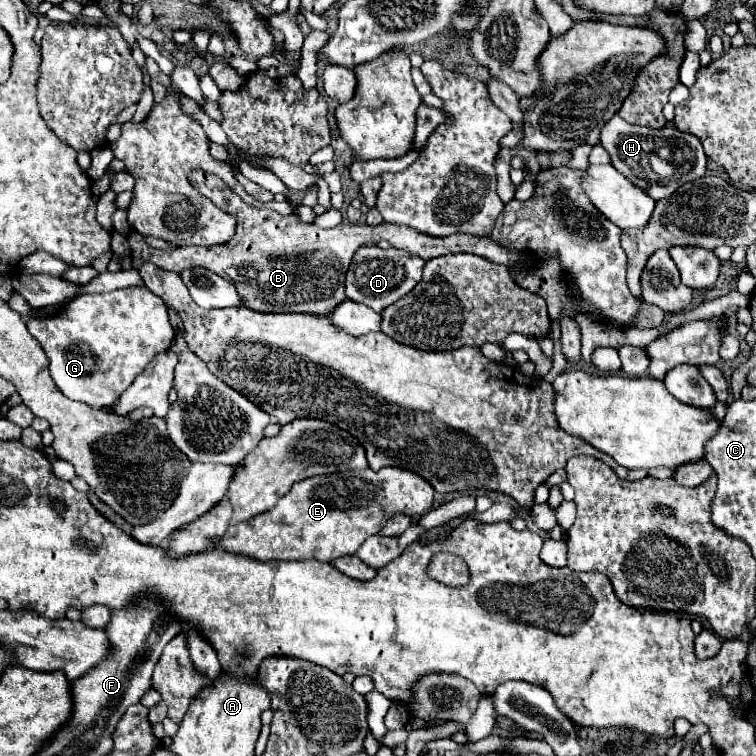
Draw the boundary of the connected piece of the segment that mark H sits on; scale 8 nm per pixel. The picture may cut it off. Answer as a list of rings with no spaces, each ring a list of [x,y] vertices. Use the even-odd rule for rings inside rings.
[[[613,115],[605,127],[601,129],[601,145],[607,149],[611,155],[611,163],[619,173],[629,177],[637,187],[645,189],[655,201],[669,197],[679,185],[685,181],[695,181],[697,177],[705,175],[705,151],[701,141],[691,135],[675,129],[673,125],[665,125],[661,129],[649,129],[649,127],[639,127],[623,121],[619,115]],[[653,155],[663,159],[665,163],[675,163],[675,173],[659,173],[655,171],[655,161]]]

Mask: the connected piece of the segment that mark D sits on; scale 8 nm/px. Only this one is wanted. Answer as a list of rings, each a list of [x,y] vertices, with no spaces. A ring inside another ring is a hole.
[[[365,245],[365,247],[357,249],[357,253],[353,255],[351,265],[347,269],[347,279],[345,279],[347,297],[357,303],[369,305],[373,311],[381,313],[385,307],[393,305],[403,295],[407,295],[421,281],[423,265],[425,265],[425,261],[421,257],[401,253],[395,247],[381,249],[377,245]]]

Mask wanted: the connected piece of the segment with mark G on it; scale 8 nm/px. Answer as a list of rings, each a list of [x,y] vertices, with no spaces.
[[[147,287],[81,295],[55,317],[29,319],[27,329],[47,353],[51,377],[59,391],[73,401],[97,409],[111,409],[135,381],[137,373],[141,373],[155,353],[167,351],[175,337],[165,301]]]

